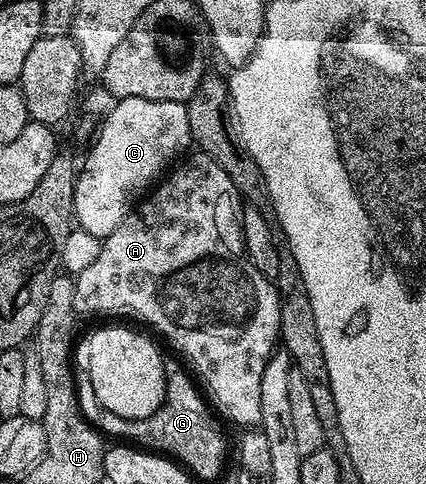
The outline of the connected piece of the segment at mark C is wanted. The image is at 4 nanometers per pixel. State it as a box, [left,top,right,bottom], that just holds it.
[74,98,193,238]

